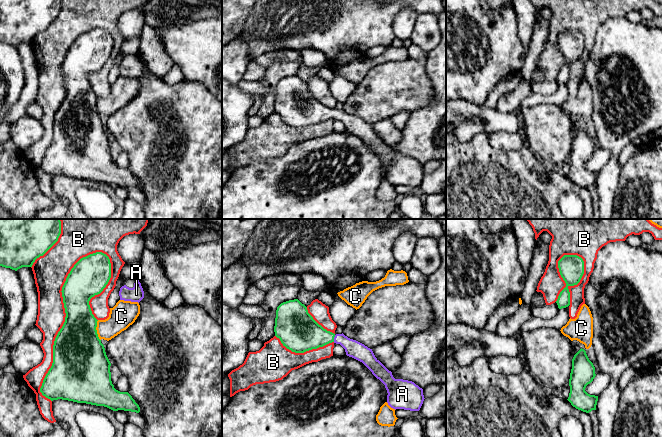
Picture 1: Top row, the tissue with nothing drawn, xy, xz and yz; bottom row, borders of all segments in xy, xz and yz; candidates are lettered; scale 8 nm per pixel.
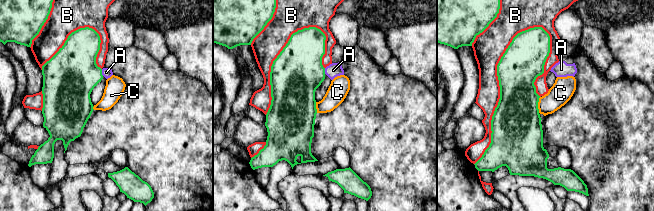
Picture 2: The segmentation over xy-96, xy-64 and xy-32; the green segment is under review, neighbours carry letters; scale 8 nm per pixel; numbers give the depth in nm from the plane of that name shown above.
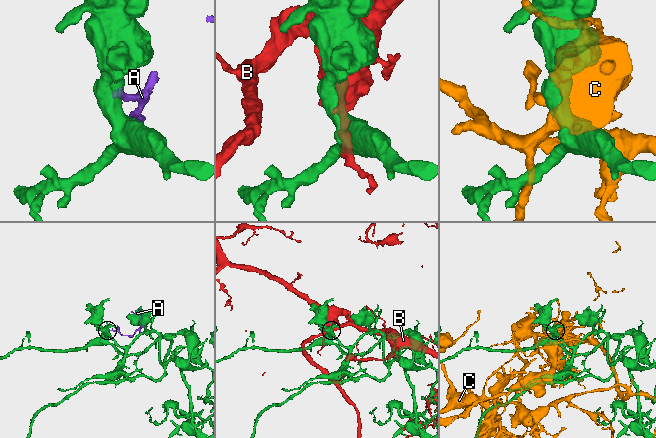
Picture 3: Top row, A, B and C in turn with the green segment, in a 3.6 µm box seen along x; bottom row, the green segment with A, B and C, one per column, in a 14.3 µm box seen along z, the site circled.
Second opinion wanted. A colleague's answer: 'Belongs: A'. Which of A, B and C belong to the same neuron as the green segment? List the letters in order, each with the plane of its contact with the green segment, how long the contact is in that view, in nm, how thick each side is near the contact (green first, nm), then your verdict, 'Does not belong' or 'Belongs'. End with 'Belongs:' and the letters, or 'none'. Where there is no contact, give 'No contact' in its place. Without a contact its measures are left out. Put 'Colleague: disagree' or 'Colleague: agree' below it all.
A: Touches green in xz. Shared border 60 nm. Thickness 280 nm (green) against 140 nm. Belongs
B: Touches green in xy. Shared border 1250 nm. Thickness 400 nm (green) against 220 nm. Does not belong
C: Touches green in xy. Shared border 170 nm. Thickness 420 nm (green) against 200 nm. Does not belong
Belongs: A
Colleague: agree

